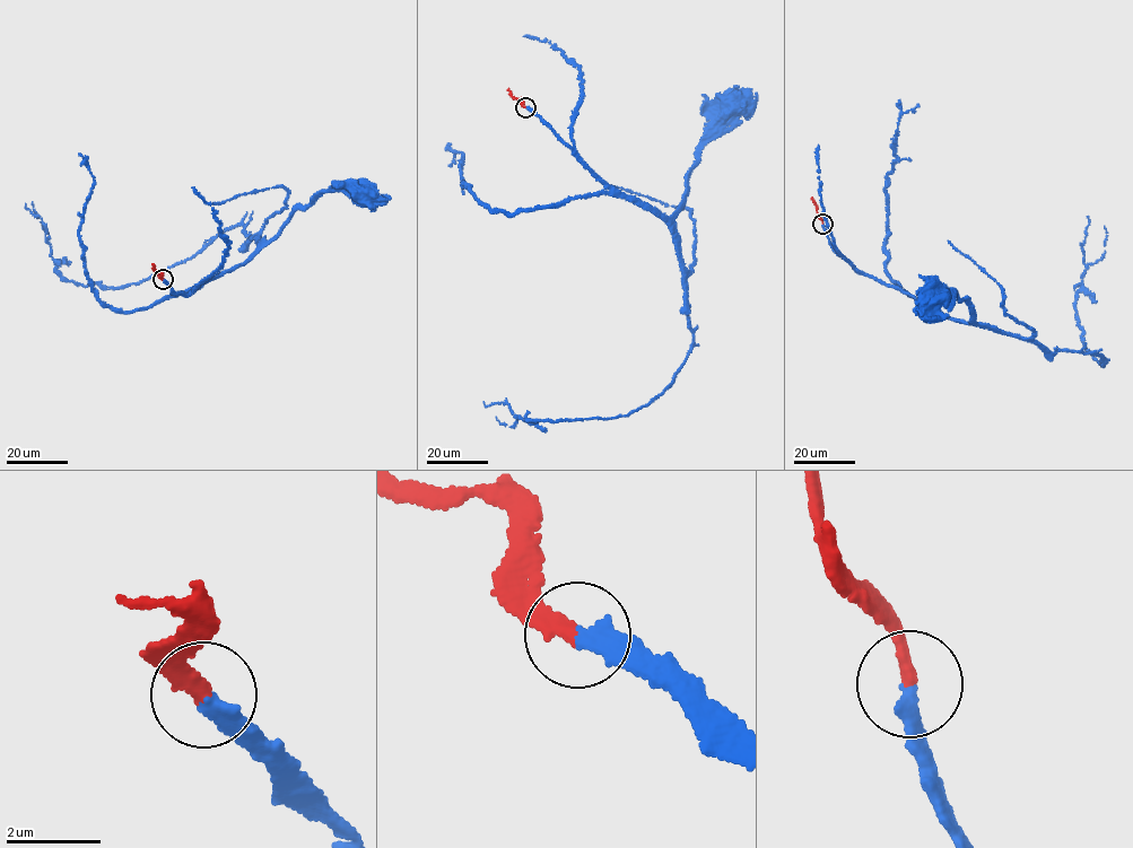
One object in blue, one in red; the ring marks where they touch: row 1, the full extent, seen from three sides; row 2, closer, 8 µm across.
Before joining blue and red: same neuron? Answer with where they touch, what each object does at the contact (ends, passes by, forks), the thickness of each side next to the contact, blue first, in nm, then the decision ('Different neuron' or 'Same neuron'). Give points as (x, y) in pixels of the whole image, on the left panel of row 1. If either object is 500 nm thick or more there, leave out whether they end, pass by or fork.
Place: (163, 279). At the ring blue ends. At the ring red ends. Thickness 360 nm (blue) against 340 nm. Same neuron

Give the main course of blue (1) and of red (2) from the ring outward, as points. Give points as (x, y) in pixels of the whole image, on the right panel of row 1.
1: (824, 224), (831, 247), (861, 273), (899, 288), (943, 315), (973, 321), (967, 300), (953, 291), (940, 297)
2: (824, 224), (811, 199)

